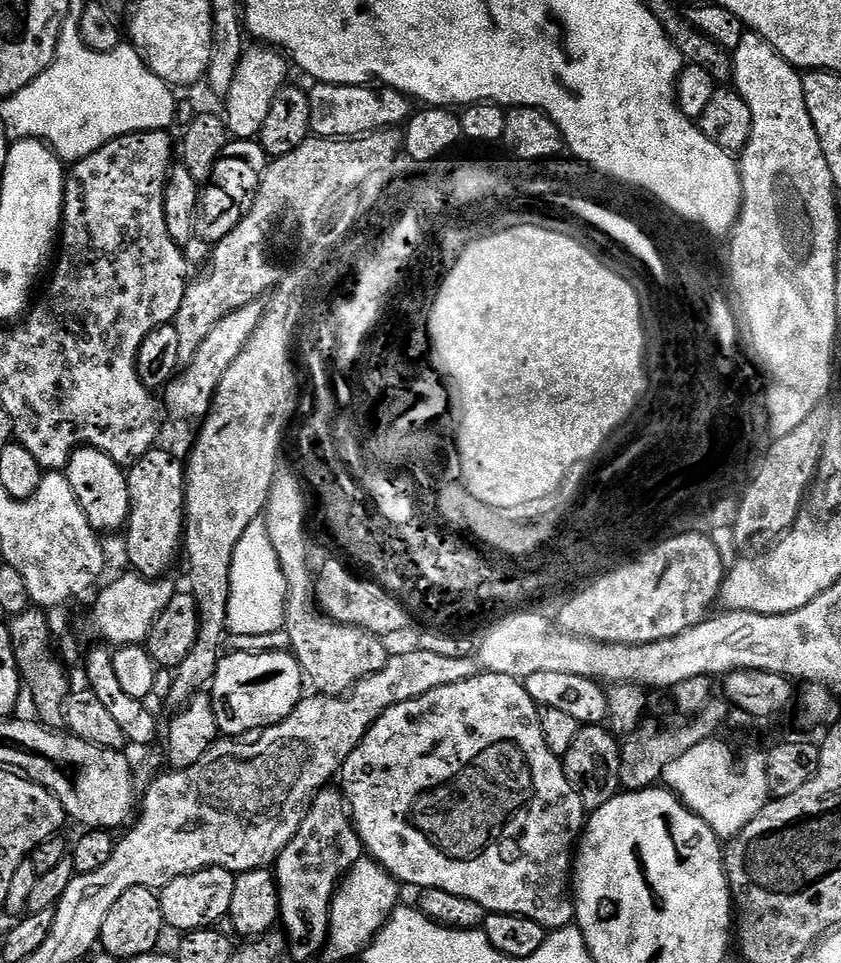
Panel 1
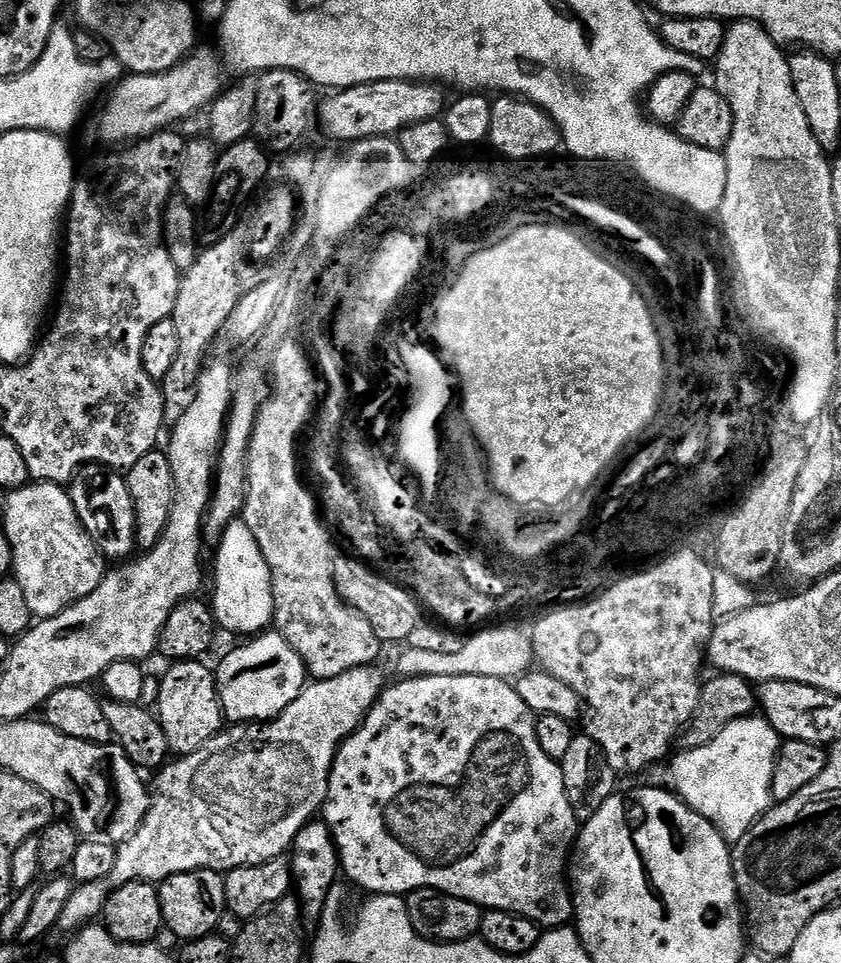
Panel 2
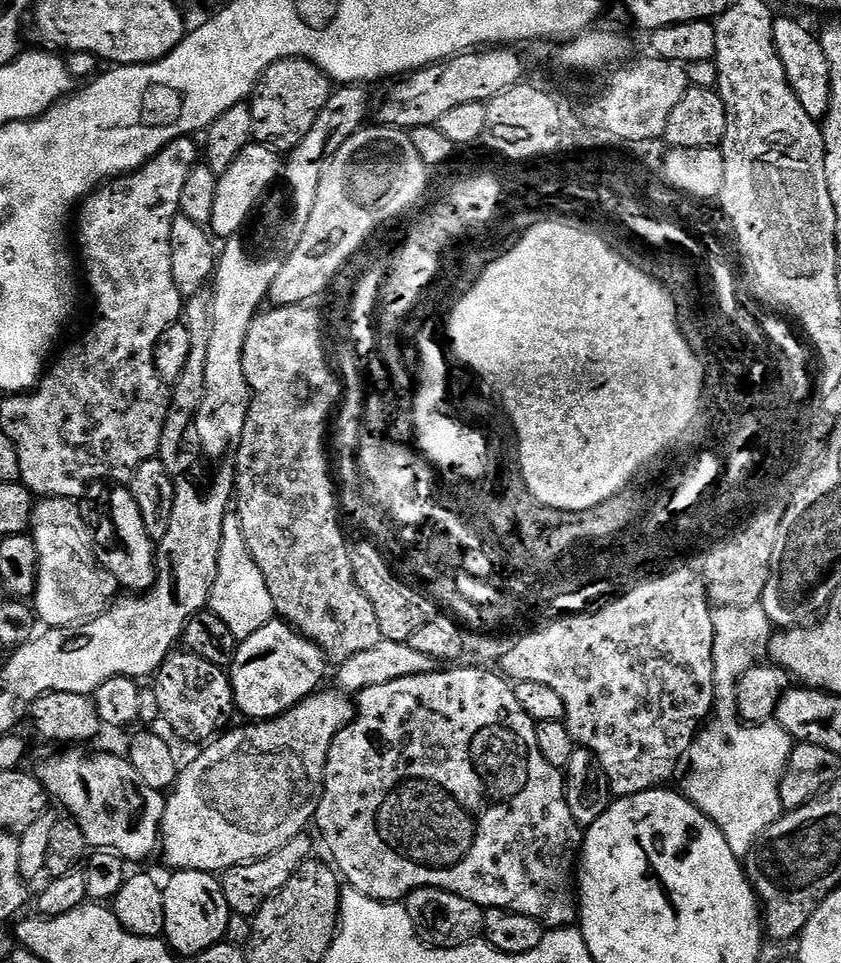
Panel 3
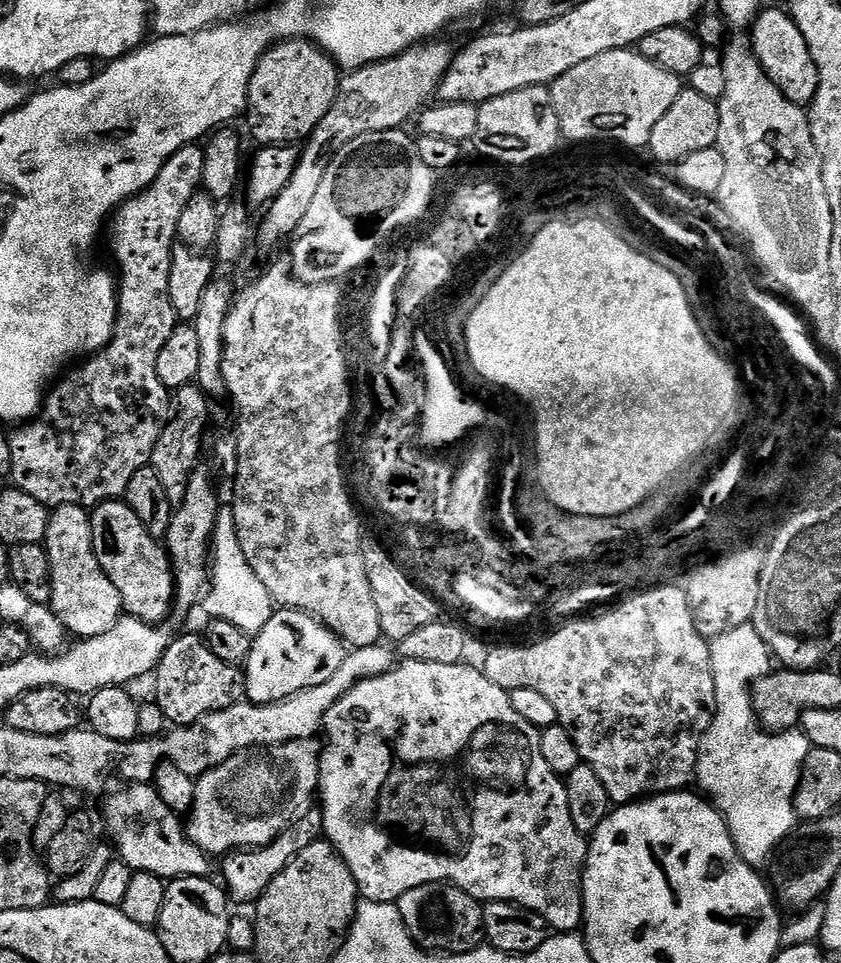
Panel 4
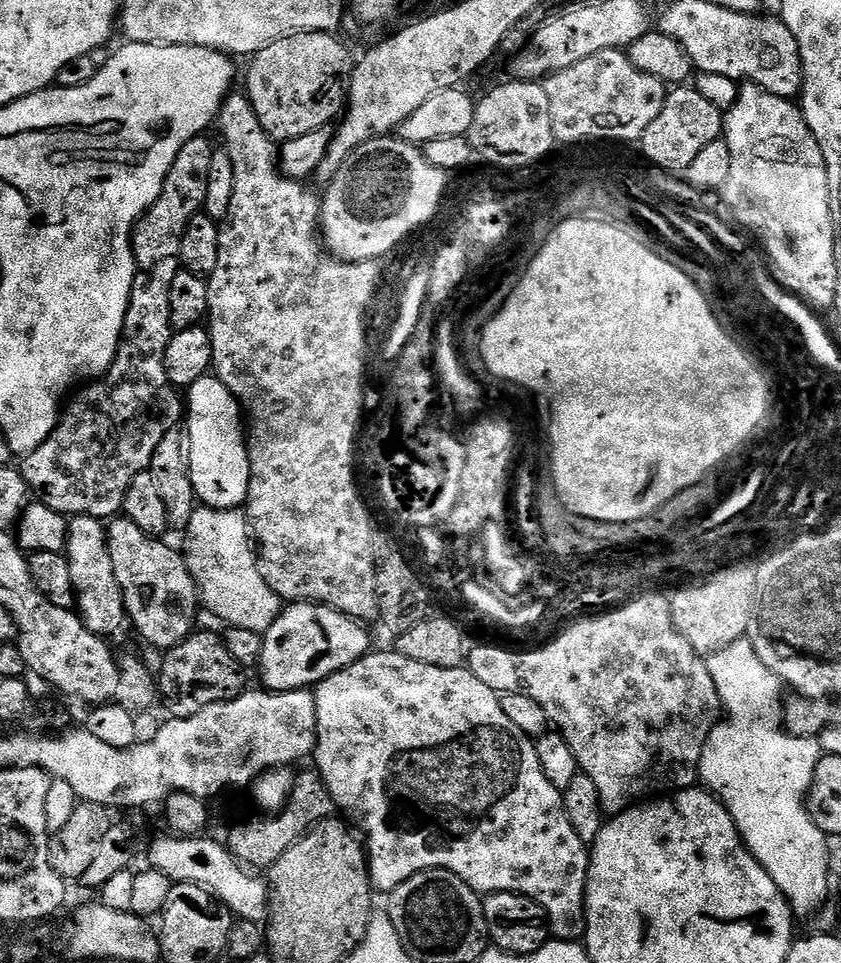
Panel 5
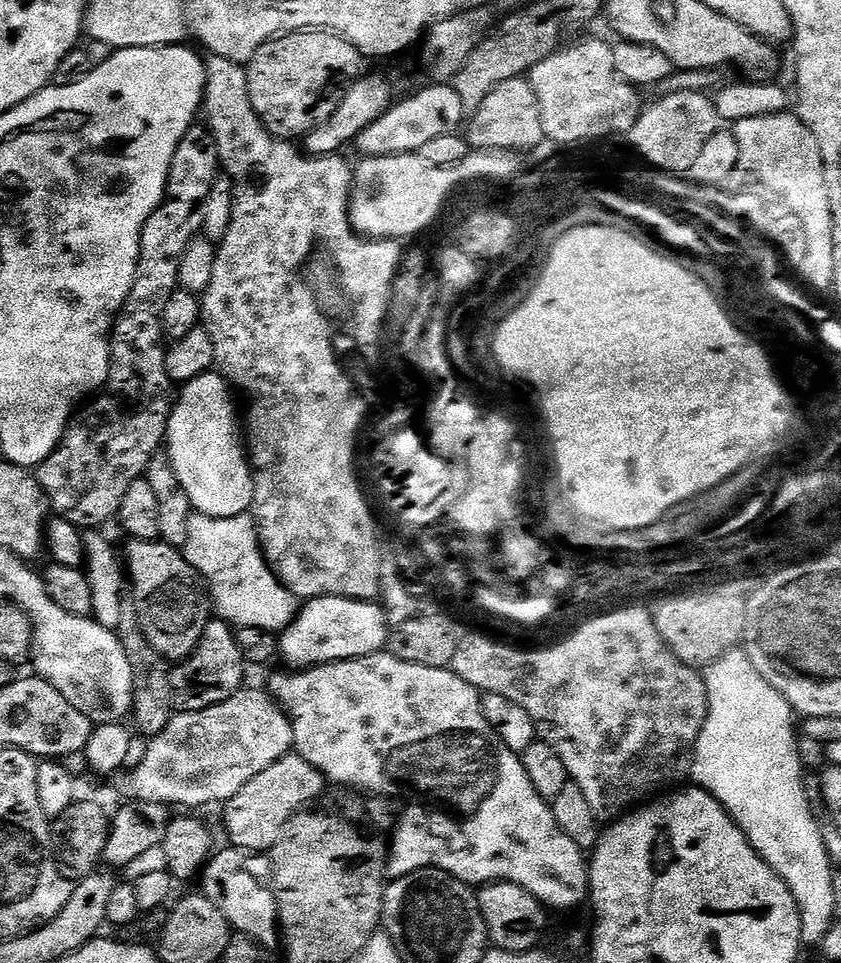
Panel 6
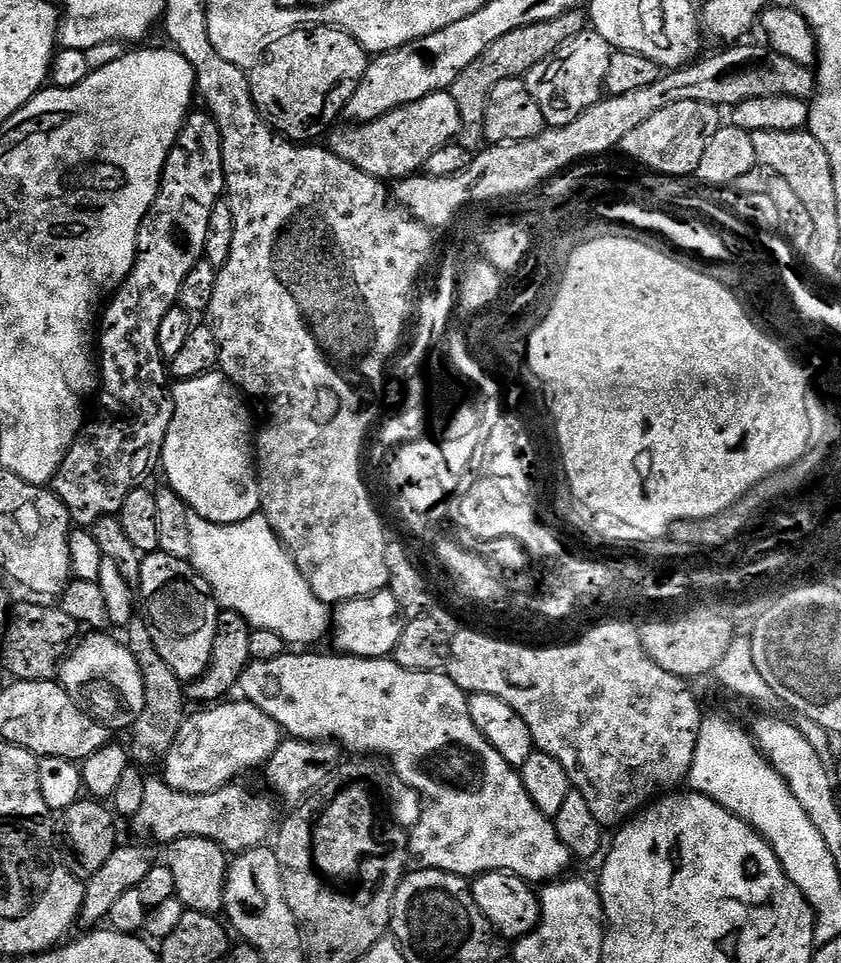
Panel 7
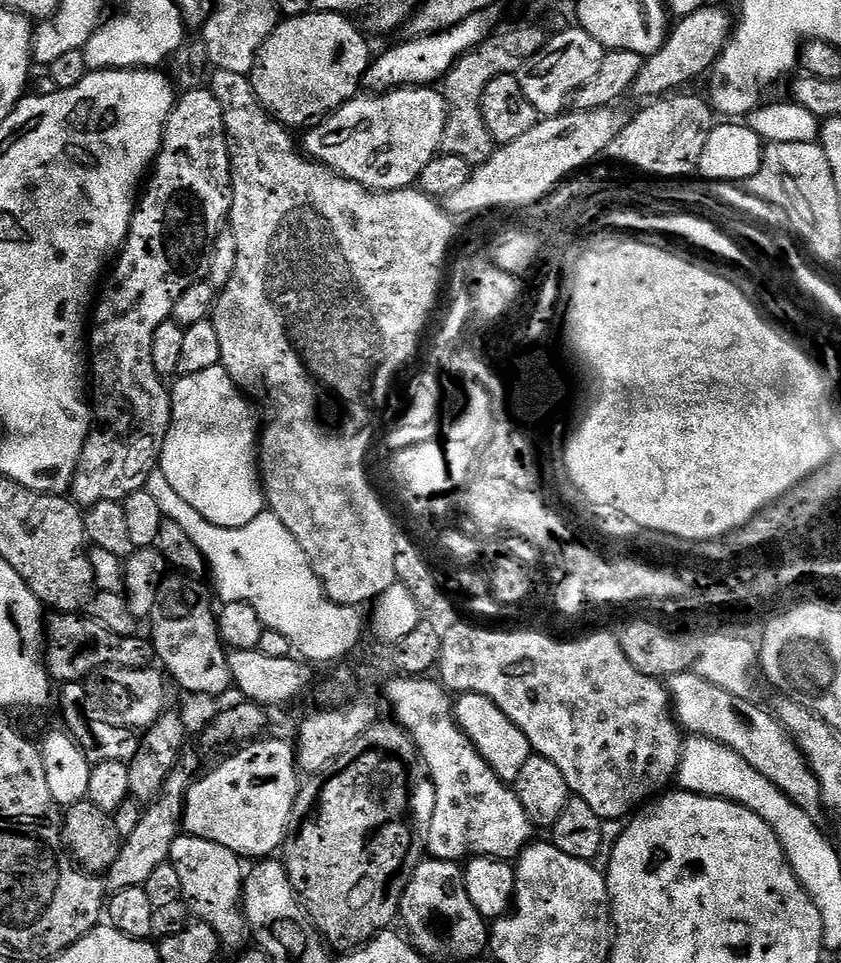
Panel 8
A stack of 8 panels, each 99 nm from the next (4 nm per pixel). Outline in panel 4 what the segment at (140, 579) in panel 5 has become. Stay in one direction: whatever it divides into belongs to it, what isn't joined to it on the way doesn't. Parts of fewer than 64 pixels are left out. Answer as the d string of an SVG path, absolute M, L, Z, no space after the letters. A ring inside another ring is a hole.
M123 499L97 504L90 515L94 554L106 577L121 594L123 611L147 624L159 625L176 599L176 574L167 547L148 533L146 526L138 522L138 514Z

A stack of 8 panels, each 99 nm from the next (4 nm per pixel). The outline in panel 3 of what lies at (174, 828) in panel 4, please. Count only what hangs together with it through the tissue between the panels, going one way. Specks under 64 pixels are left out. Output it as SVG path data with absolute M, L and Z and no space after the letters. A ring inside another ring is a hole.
M64 750L61 756L52 756L35 769L34 774L42 782L49 797L65 808L67 815L78 822L82 834L86 834L86 842L96 850L116 852L125 861L144 860L153 851L157 851L160 842L160 818L164 813L165 797L161 793L150 790L146 782L138 775L138 770L123 755L111 756L104 752L101 756L83 756L80 750Z

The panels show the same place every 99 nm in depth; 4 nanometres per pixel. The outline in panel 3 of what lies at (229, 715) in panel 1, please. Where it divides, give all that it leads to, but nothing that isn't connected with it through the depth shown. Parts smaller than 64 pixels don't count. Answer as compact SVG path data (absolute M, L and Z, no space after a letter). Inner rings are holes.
M273 618L266 626L262 626L262 630L239 641L236 649L236 657L232 663L230 675L239 715L248 716L244 718L252 722L275 720L276 717L283 716L294 705L299 704L321 687L320 679L324 676L324 664L326 665L326 657L318 645L311 644L304 636L295 631L291 624L285 624L283 620Z

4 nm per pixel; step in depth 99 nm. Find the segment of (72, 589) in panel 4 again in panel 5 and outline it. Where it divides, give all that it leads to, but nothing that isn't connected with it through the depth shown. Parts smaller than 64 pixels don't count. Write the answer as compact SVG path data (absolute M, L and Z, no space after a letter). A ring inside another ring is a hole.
M93 516L73 517L69 521L68 542L64 552L74 581L76 608L81 620L96 636L112 637L112 634L126 624L127 612L124 609L121 588L114 575L114 564L110 559L105 523Z

